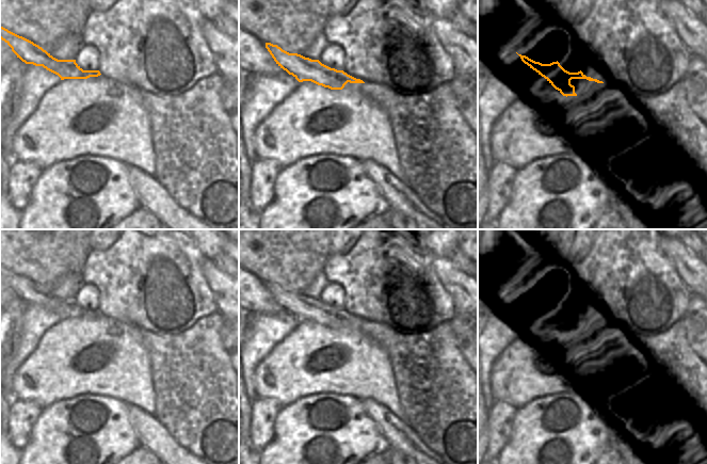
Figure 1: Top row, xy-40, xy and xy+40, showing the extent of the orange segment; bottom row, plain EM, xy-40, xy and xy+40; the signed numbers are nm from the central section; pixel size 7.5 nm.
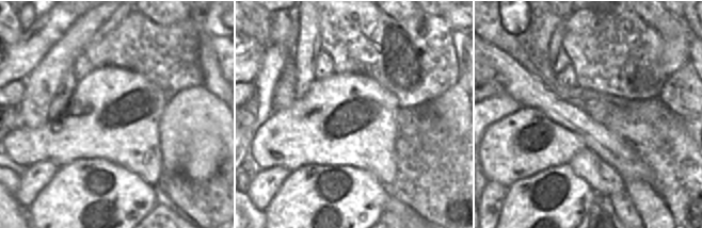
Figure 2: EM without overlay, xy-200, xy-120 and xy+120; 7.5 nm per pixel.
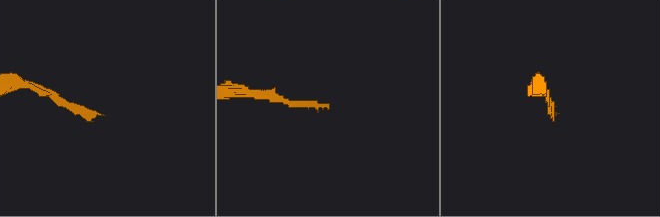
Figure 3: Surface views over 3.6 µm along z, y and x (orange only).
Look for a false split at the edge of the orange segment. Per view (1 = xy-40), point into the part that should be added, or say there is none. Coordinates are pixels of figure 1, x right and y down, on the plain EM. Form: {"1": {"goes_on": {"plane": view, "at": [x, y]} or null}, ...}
{"1": {"goes_on": null}}

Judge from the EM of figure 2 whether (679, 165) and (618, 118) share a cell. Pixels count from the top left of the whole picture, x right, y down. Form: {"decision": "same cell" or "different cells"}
{"decision": "same cell"}

